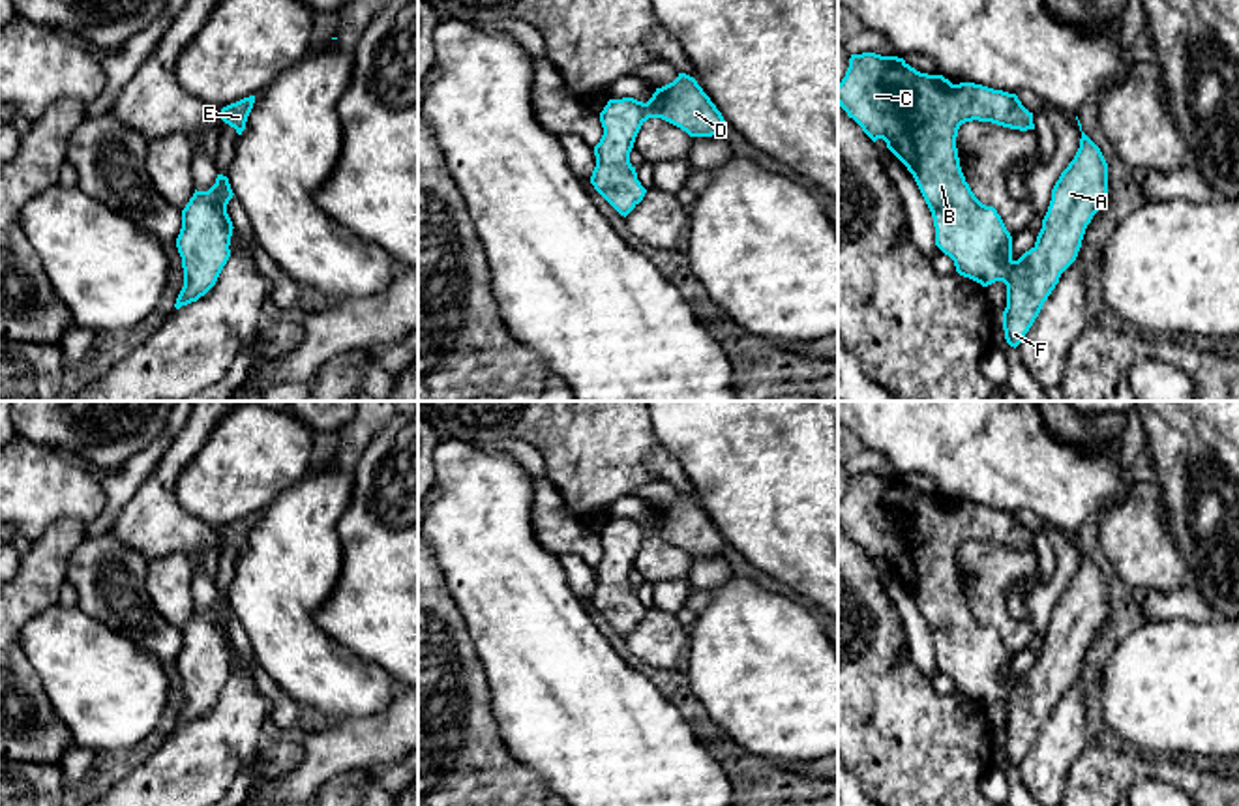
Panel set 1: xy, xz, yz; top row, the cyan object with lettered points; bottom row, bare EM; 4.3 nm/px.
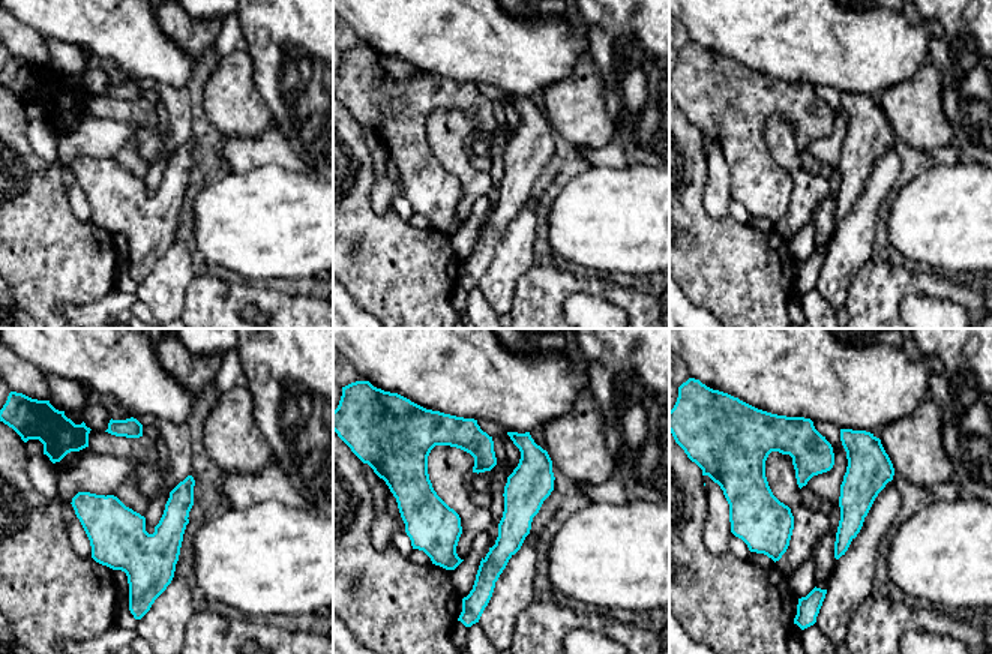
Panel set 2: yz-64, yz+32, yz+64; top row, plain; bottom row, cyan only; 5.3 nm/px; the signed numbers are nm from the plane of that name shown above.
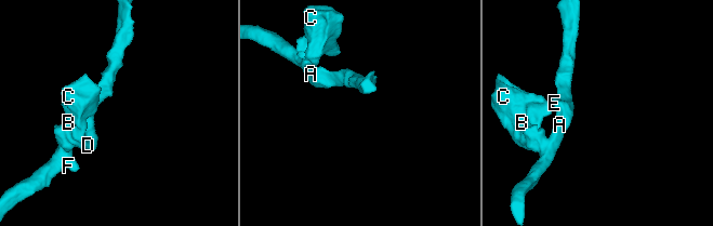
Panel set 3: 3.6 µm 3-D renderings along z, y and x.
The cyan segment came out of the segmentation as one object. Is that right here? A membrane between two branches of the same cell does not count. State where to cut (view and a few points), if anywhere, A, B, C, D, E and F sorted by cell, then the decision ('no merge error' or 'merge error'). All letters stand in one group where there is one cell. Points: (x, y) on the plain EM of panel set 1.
no cut | A B C D E F | no merge error

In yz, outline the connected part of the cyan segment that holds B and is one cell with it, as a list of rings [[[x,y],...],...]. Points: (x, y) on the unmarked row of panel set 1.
[[[875,472],[851,474],[845,497],[838,504],[838,525],[853,538],[862,551],[875,562],[883,559],[887,568],[907,587],[913,594],[930,632],[935,647],[935,665],[954,680],[956,692],[969,697],[982,707],[995,701],[1007,705],[1007,727],[1003,731],[1005,759],[1010,767],[1018,767],[1035,739],[1038,737],[1044,722],[1059,703],[1061,694],[1076,680],[1082,667],[1082,660],[1093,635],[1108,617],[1108,583],[1100,568],[1082,551],[1080,568],[1068,587],[1061,592],[1052,609],[1052,620],[1042,639],[1042,649],[1035,665],[1025,671],[1018,680],[1012,679],[1012,656],[1007,650],[1001,635],[993,626],[982,624],[960,587],[956,557],[958,549],[965,542],[992,542],[1010,549],[1035,549],[1033,532],[1029,532],[1016,514],[993,510],[975,502],[952,504],[943,495],[928,495],[911,487],[903,478],[881,476]]]

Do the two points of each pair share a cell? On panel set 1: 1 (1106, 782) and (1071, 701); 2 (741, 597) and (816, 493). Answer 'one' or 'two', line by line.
1: two
2: two

